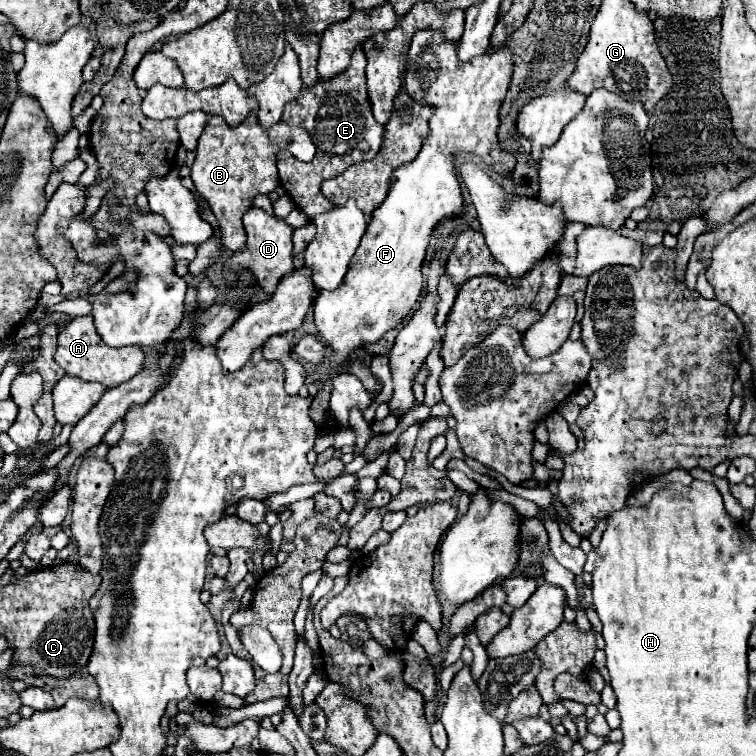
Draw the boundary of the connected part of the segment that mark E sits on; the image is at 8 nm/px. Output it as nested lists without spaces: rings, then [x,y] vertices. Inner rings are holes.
[[[358,48],[352,56],[350,66],[346,72],[336,76],[336,80],[330,82],[318,82],[312,88],[304,88],[300,94],[300,100],[294,100],[284,110],[284,122],[286,124],[298,124],[302,126],[316,144],[316,158],[308,164],[302,162],[278,162],[278,174],[280,184],[290,194],[294,204],[308,216],[314,218],[318,214],[330,212],[334,204],[326,200],[320,192],[320,184],[324,180],[336,178],[342,174],[348,166],[372,160],[382,144],[384,126],[376,124],[372,116],[372,108],[368,104],[368,92],[366,92],[366,56],[362,48]]]

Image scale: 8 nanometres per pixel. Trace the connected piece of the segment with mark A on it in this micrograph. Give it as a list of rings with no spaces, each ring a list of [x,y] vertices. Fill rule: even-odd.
[[[78,316],[74,318],[60,334],[58,334],[58,350],[54,360],[66,370],[68,376],[76,376],[82,378],[86,382],[100,382],[106,388],[112,388],[116,384],[128,382],[132,376],[136,376],[136,372],[140,372],[144,368],[144,352],[138,346],[124,346],[124,348],[110,348],[106,346],[94,324],[92,324],[92,316]]]

